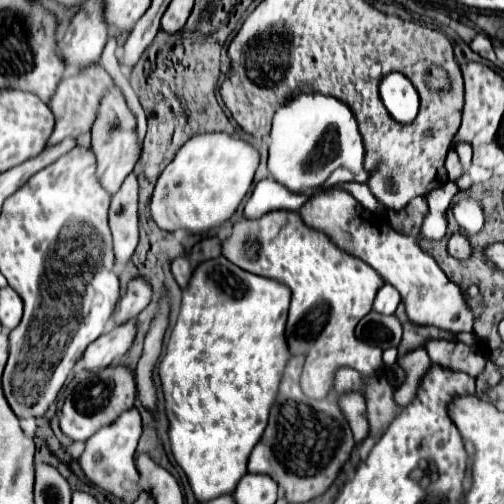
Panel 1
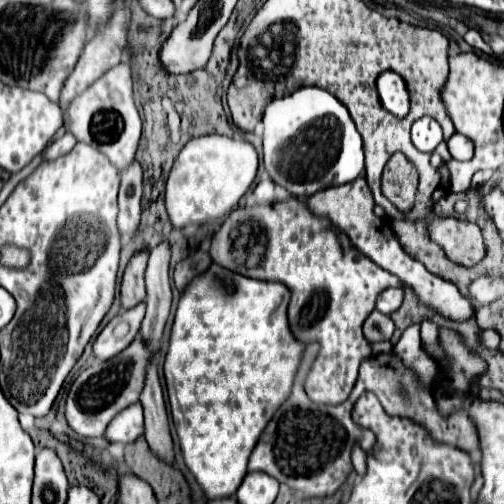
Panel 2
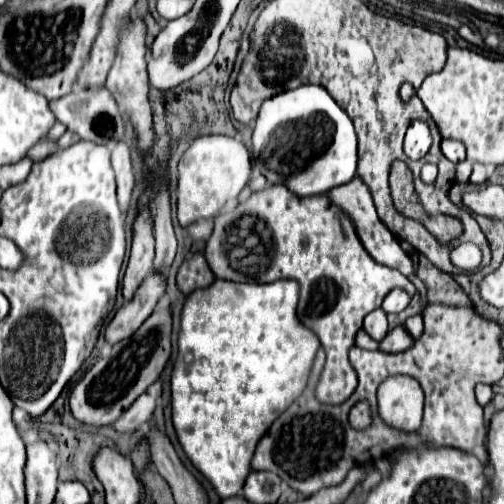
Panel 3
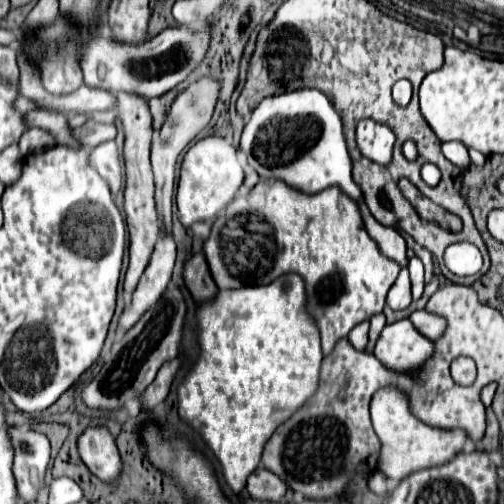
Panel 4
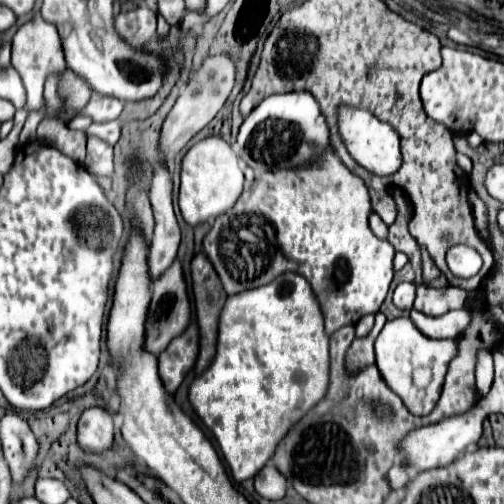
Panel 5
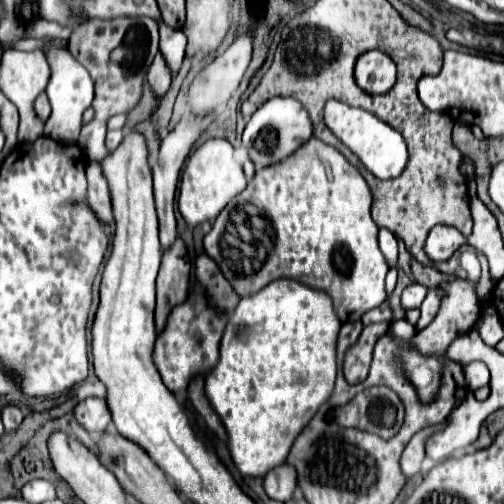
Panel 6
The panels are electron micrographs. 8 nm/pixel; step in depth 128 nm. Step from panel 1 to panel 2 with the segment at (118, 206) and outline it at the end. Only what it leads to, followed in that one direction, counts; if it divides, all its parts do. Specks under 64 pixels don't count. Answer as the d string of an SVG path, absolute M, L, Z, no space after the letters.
M134 160L124 168L120 194L118 194L118 230L122 240L130 240L140 222L140 198L142 198L142 168Z

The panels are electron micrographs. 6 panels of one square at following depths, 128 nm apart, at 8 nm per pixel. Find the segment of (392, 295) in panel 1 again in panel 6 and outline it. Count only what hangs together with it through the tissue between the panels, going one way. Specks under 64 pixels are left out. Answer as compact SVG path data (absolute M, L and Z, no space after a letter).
M410 284L404 292L402 292L402 306L408 310L408 308L420 308L424 296L426 296L428 288L422 286L422 284Z

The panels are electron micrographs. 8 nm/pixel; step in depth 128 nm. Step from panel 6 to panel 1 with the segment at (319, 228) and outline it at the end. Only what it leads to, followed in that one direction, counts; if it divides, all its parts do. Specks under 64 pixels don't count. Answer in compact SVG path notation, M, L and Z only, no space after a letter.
M276 210L256 220L246 218L246 220L236 222L232 226L232 234L222 240L222 254L238 268L264 276L264 278L278 280L292 290L290 314L288 314L288 324L286 324L286 340L288 340L292 354L306 356L302 378L300 378L300 388L308 398L322 400L324 396L328 396L332 388L332 376L340 366L354 368L366 376L372 376L384 366L383 350L372 344L364 344L354 336L356 324L360 322L362 316L366 316L372 310L374 296L380 290L380 286L384 286L384 280L380 280L378 272L372 266L340 250L324 232L320 234L318 230L308 228L298 212Z

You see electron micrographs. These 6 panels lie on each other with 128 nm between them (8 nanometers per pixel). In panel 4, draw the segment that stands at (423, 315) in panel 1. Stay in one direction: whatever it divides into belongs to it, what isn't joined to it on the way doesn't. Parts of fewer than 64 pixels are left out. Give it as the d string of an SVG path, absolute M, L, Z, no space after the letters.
M360 204L360 210L362 210L362 216L364 216L366 230L378 242L380 250L388 258L396 260L402 268L406 268L408 260L406 260L406 242L404 242L404 238L394 228L388 228L388 226L382 226L380 222L376 222L376 218L370 214L370 210L364 204Z

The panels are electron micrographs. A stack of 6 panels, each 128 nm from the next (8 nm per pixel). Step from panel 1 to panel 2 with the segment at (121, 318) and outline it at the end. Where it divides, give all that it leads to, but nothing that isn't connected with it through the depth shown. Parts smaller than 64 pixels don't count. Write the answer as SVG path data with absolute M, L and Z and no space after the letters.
M140 250L130 258L130 262L124 270L124 276L122 276L122 284L120 284L122 310L128 310L144 300L144 296L146 296L146 286L144 286L146 262L148 262L146 250Z

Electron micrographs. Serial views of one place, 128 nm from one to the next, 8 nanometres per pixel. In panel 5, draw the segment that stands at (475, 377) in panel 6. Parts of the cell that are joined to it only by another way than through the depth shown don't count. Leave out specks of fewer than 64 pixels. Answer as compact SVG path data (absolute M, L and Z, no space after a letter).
M490 351L479 352L476 362L476 388L480 396L486 396L494 380L494 363Z

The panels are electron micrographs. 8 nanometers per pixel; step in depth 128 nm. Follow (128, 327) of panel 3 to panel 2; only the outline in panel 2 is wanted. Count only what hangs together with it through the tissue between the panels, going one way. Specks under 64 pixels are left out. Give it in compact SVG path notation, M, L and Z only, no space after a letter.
M140 302L138 306L114 316L94 342L94 356L98 360L108 360L108 358L116 356L118 352L122 352L134 340L138 328L142 324L144 310L146 310L146 304Z

